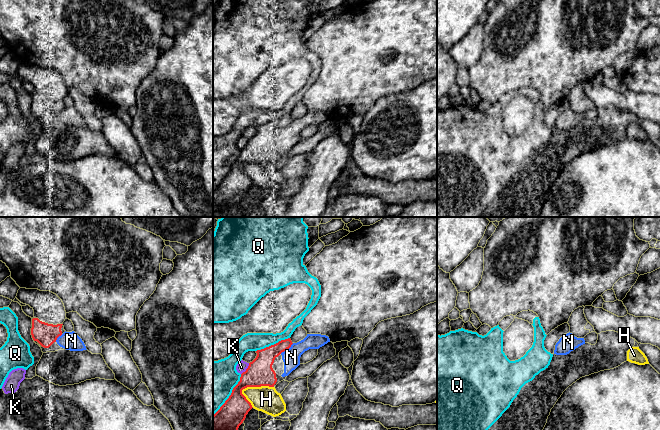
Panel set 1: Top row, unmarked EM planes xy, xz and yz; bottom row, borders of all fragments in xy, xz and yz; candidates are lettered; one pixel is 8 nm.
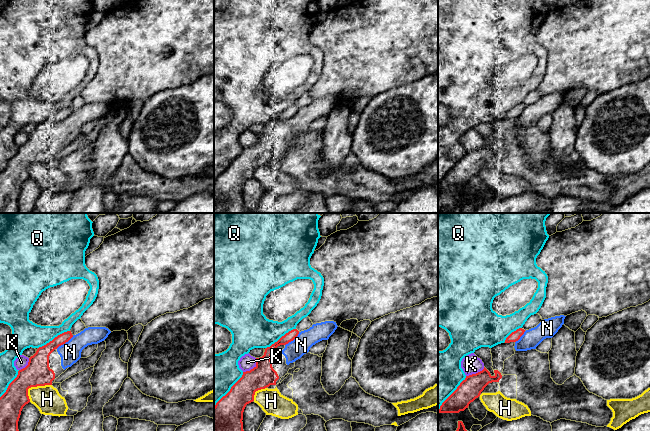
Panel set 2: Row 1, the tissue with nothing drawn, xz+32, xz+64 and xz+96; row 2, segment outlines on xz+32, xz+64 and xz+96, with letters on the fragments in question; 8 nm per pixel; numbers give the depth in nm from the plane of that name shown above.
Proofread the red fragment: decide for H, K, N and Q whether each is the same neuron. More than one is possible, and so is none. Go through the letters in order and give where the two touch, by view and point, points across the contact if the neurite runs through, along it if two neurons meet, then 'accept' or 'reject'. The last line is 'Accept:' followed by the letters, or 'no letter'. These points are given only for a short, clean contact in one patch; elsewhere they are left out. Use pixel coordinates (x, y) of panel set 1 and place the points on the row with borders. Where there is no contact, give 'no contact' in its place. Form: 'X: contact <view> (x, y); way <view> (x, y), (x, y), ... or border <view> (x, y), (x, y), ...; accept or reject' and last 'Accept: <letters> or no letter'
H: contact xz (256, 386); reject
K: contact xz (246, 369); reject
N: contact xz (286, 349); way xz (261, 367), (277, 349), (286, 349), (291, 354), (291, 357); accept
Q: contact xz (272, 345); reject
Accept: N

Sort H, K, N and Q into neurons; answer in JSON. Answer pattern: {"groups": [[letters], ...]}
{"groups": [["H"], ["K"], ["N"], ["Q"]]}

